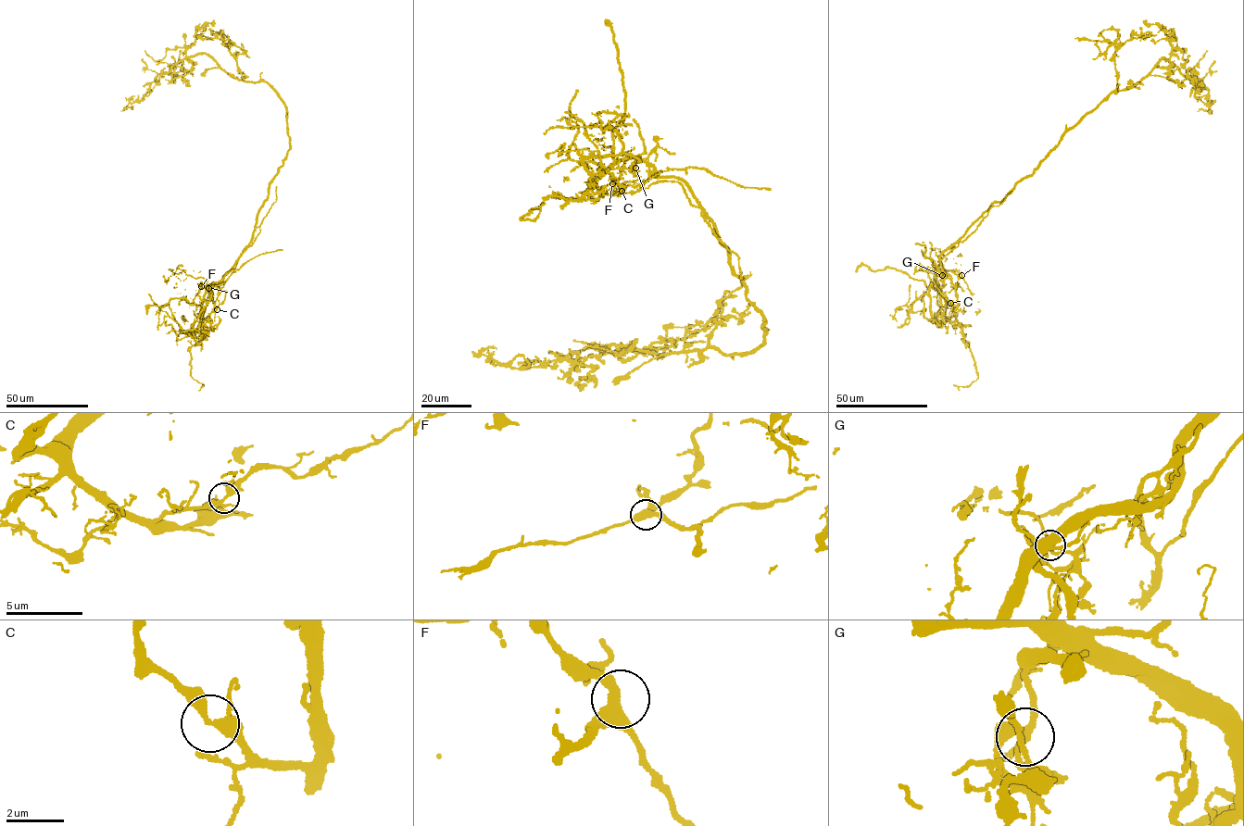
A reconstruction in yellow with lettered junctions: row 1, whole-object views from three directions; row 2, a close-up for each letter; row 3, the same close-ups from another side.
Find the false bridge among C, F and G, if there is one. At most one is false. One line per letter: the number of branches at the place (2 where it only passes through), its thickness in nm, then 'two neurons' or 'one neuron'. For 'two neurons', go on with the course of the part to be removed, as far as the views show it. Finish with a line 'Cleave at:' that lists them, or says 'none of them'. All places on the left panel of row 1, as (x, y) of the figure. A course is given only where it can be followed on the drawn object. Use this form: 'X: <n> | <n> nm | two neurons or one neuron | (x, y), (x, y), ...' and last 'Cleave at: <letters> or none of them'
C: 3 | 280 nm | one neuron
F: 4 | 360 nm | one neuron
G: 4 | 260 nm | two neurons | (209, 288), (202, 284), (196, 293), (181, 299), (179, 302), (182, 317)
Cleave at: G

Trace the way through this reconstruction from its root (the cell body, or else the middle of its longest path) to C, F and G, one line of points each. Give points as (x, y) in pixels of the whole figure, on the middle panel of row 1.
C: (755, 304), (732, 271), (711, 221), (691, 205), (680, 183), (610, 194), (622, 190)
F: (755, 304), (732, 271), (728, 249), (711, 221), (691, 205), (680, 183), (656, 181), (624, 193), (612, 183)
G: (755, 304), (732, 271), (728, 249), (689, 186), (675, 178), (659, 177), (639, 160), (635, 168)

